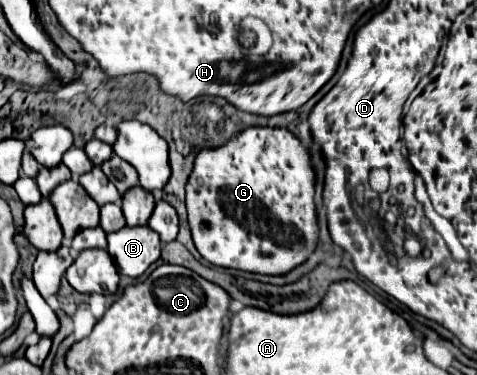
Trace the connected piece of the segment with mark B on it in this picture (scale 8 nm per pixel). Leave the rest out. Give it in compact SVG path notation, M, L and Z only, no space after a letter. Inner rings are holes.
M149 226L121 228L107 234L109 254L117 270L129 278L141 276L153 262L157 262L161 248L159 236Z

